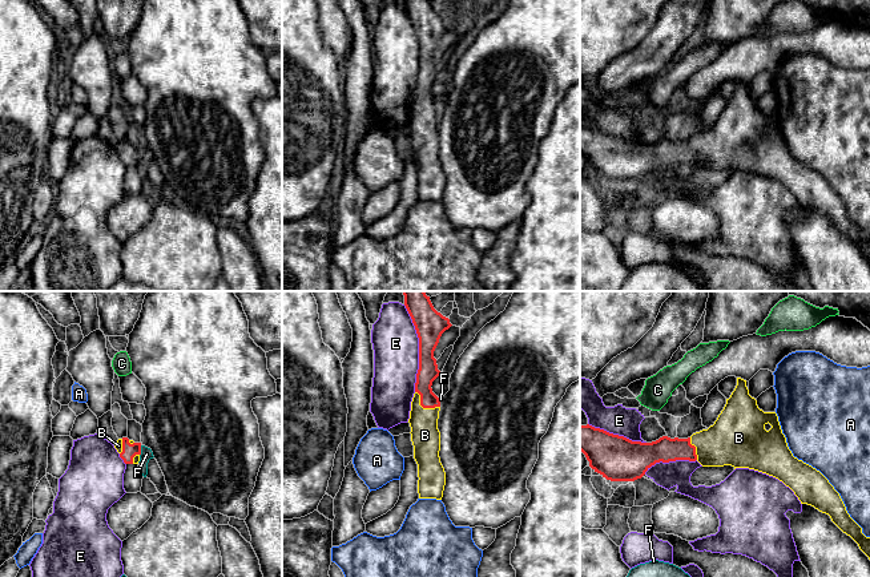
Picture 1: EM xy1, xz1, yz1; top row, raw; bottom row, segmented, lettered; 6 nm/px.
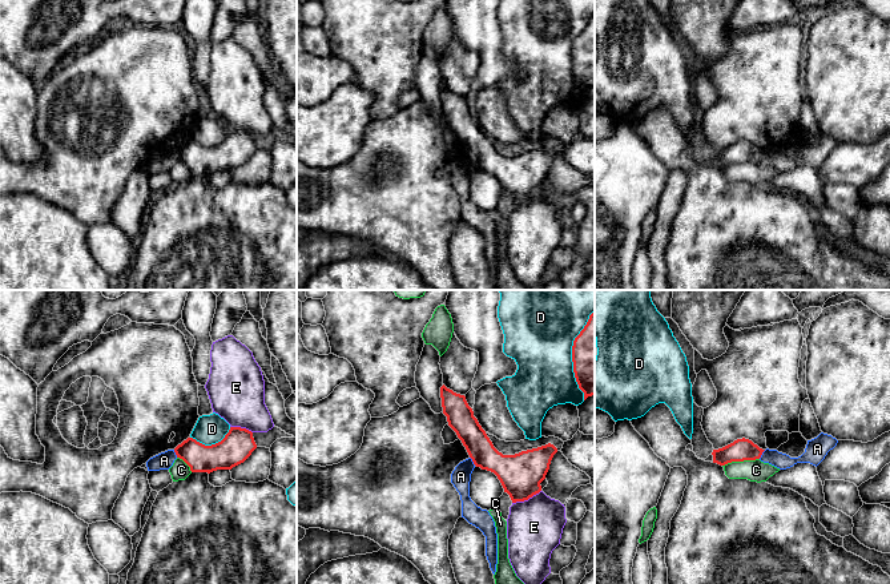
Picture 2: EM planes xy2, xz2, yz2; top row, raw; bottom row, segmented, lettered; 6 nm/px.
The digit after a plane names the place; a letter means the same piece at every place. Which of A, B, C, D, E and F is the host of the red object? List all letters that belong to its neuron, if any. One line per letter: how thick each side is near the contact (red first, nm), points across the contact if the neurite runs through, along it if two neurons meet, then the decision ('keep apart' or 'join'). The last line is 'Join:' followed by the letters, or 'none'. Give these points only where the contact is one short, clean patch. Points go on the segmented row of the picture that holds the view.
A: 140/100 nm | along yz2 (765, 450), (758, 458) | keep apart
B: 120/180 nm | across xz1 (427, 372), (423, 382), (423, 407), (425, 435) | join
C: 140/130 nm | keep apart
D: 190/180 nm | keep apart
E: 180/280 nm | keep apart
F: 90/70 nm | along xy1 (141, 446), (140, 455) | keep apart
Join: B

